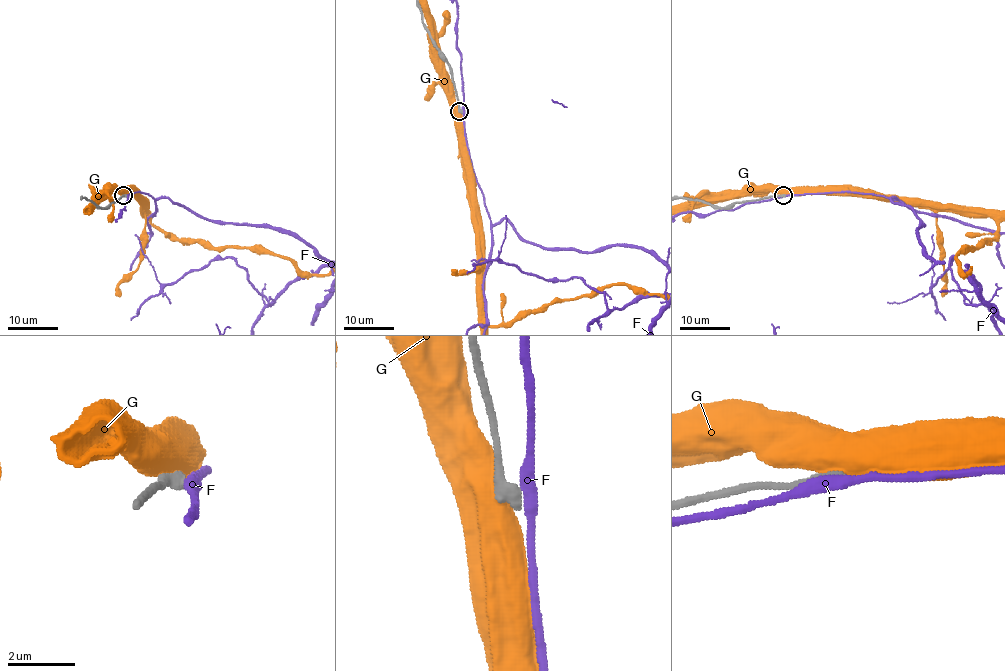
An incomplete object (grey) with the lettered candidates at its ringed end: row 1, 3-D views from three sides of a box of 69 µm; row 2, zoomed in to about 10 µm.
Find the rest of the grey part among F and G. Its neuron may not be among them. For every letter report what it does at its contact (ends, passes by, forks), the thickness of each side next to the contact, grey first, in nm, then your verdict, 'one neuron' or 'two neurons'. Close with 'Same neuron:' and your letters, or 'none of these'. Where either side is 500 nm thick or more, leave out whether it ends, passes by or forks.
F: it passes by; 460 nm thick on the grey side, 360 nm on the other; two neurons
G: 480 nm thick on the grey side, 750 nm on the other; two neurons
Same neuron: none of these

